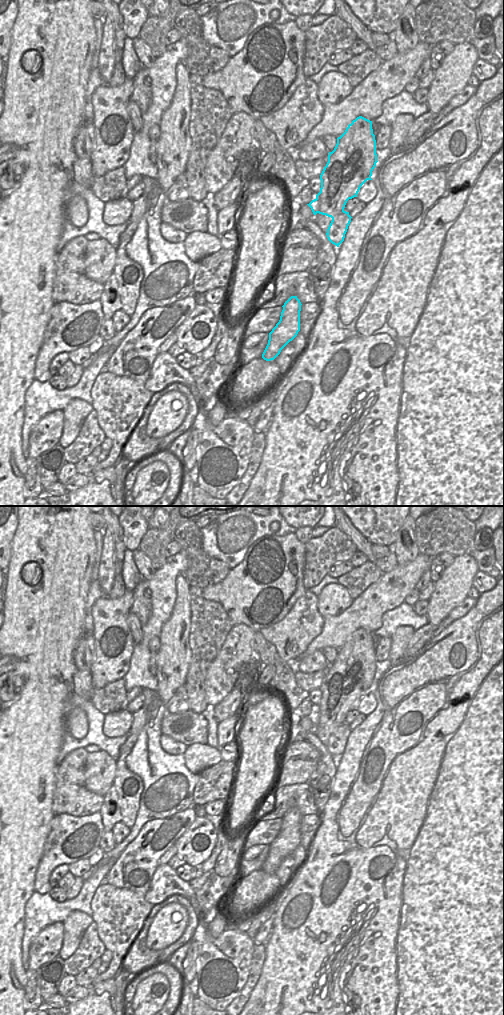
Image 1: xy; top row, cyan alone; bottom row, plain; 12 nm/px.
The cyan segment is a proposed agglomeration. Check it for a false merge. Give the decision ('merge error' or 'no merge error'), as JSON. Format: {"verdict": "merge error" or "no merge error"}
{"verdict": "merge error"}

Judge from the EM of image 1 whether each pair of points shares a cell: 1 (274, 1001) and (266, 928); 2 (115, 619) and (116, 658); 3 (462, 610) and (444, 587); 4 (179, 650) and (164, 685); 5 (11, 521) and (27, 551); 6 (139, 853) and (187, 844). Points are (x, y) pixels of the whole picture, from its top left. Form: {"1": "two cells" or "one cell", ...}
{"1": "two cells", "2": "one cell", "3": "two cells", "4": "one cell", "5": "two cells", "6": "two cells"}

